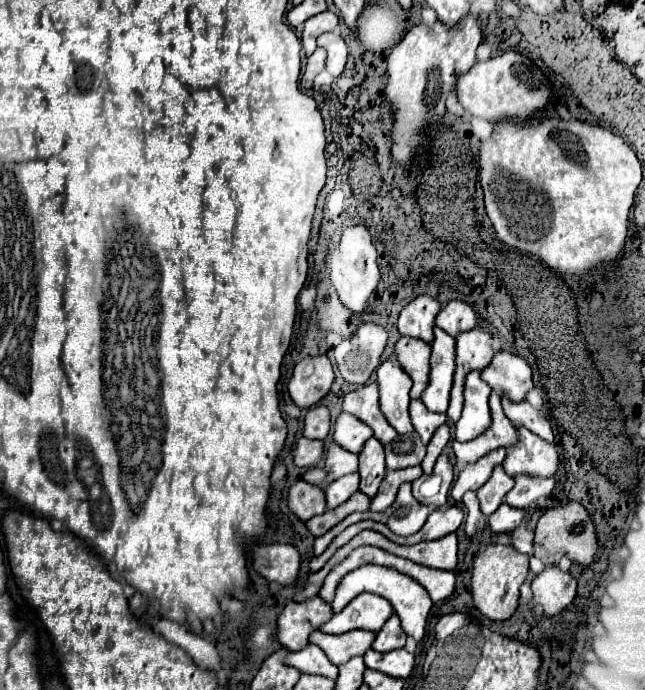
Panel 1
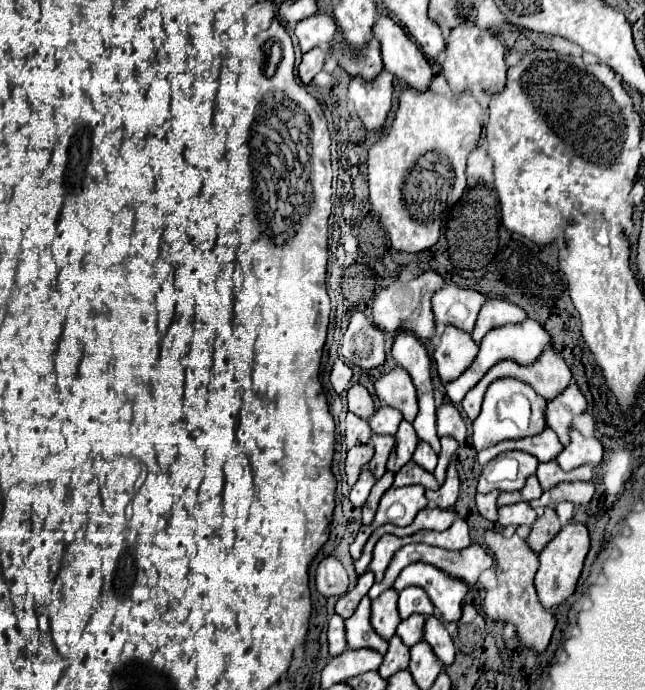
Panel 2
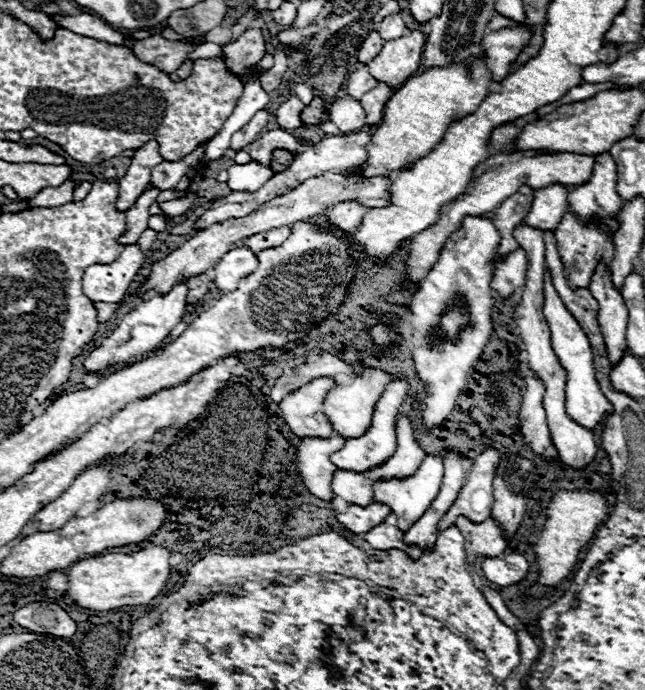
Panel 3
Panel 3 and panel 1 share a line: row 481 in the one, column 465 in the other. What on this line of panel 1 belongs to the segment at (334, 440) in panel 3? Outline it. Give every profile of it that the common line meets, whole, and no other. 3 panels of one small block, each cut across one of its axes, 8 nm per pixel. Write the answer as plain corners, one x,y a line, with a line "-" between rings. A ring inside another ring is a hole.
462,300
448,302
446,306
442,306
442,310
436,316
436,326
440,326
450,336
468,332
468,330
476,328
476,324
478,324
478,316
476,316
472,304
462,302

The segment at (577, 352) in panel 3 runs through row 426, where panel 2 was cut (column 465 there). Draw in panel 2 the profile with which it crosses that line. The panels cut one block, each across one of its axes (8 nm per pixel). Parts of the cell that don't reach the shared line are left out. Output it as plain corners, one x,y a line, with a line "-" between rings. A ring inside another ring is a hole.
410,564
406,566
396,582
408,582
408,584
396,584
396,592
404,590
406,586
420,586
434,608
440,612
440,616
446,622
458,622
462,614
462,598
468,594
468,586
462,580
456,580
442,570
430,566
430,564

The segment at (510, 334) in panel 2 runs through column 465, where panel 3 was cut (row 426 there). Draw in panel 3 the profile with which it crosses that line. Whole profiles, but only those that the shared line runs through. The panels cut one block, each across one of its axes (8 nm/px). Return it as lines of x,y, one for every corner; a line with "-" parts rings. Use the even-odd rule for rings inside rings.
392,380
386,386
386,390
382,392
382,396
376,404
376,412
374,412
374,420
372,420
370,430
360,438
346,440
344,448
330,456
330,462
336,468
346,468
348,472
366,472
370,468
376,468
378,464
384,464
394,454
394,448
396,448
396,418
398,418
398,412
402,408
402,402
406,398
406,390
408,390
408,384
404,380

